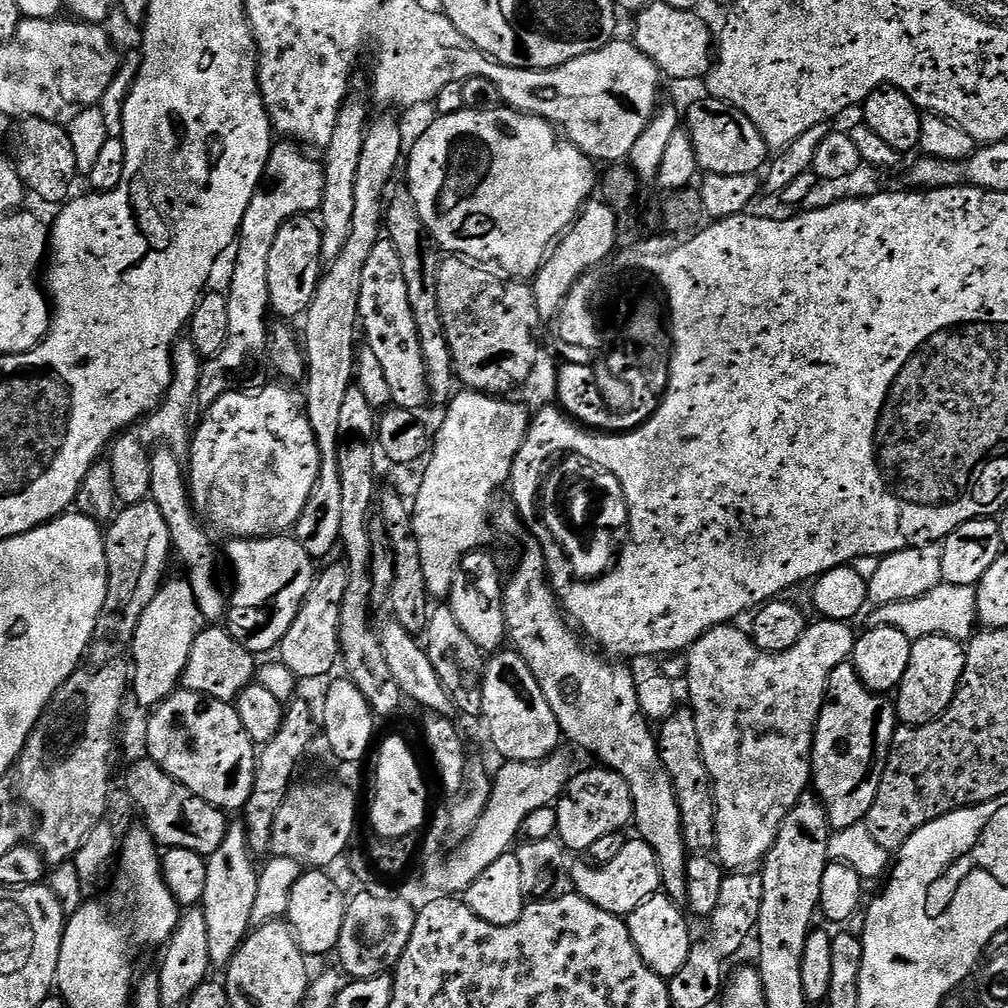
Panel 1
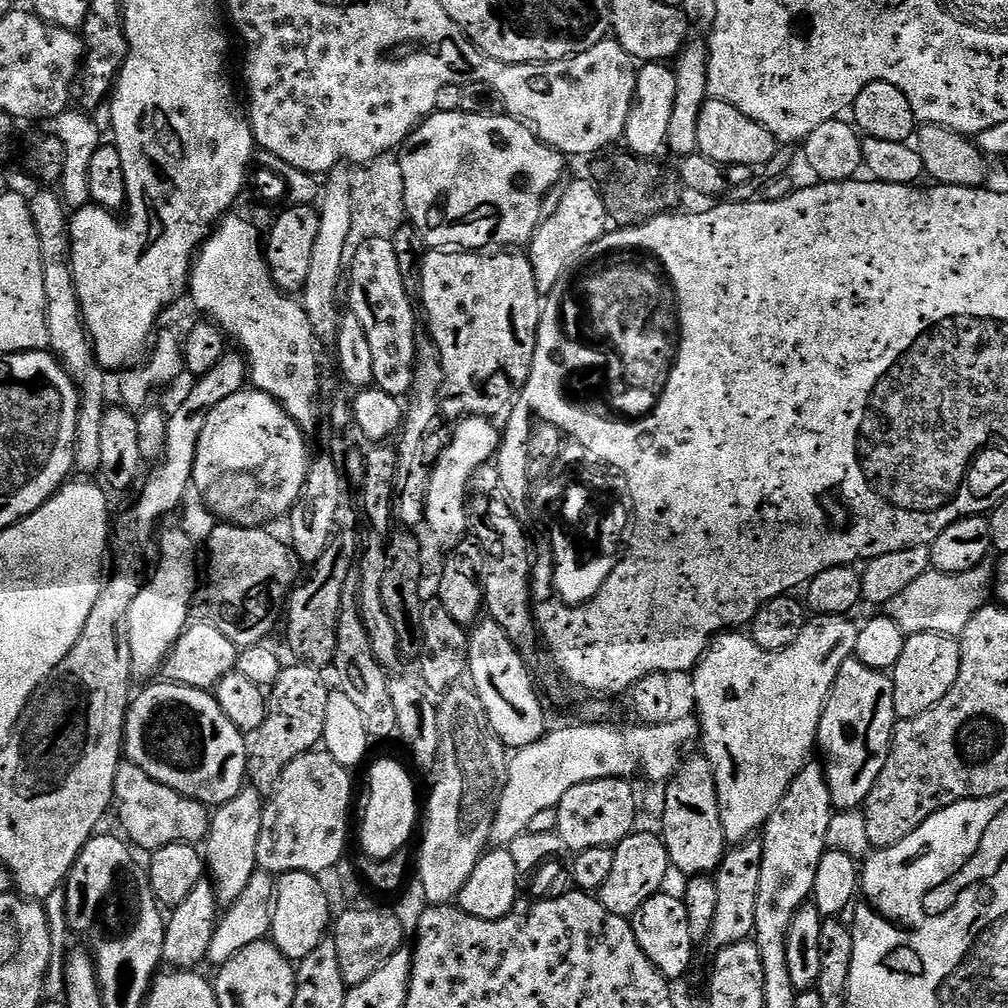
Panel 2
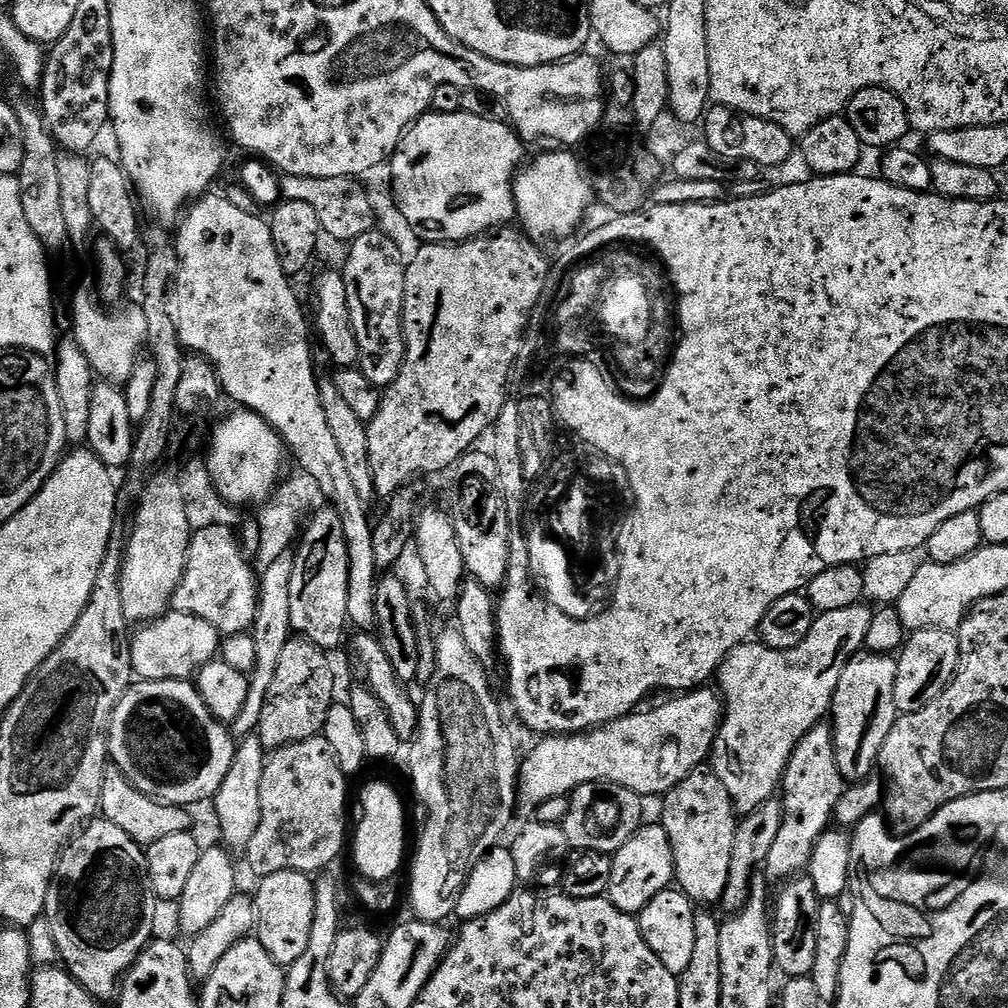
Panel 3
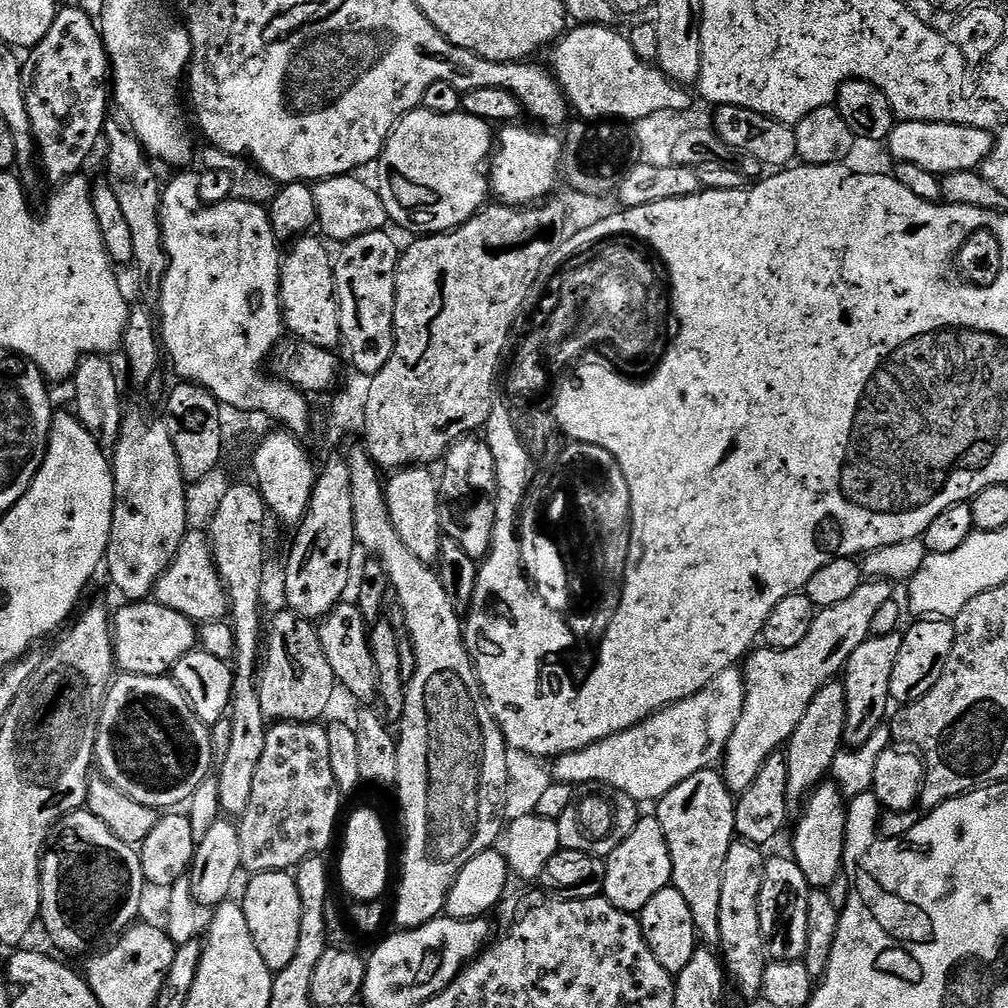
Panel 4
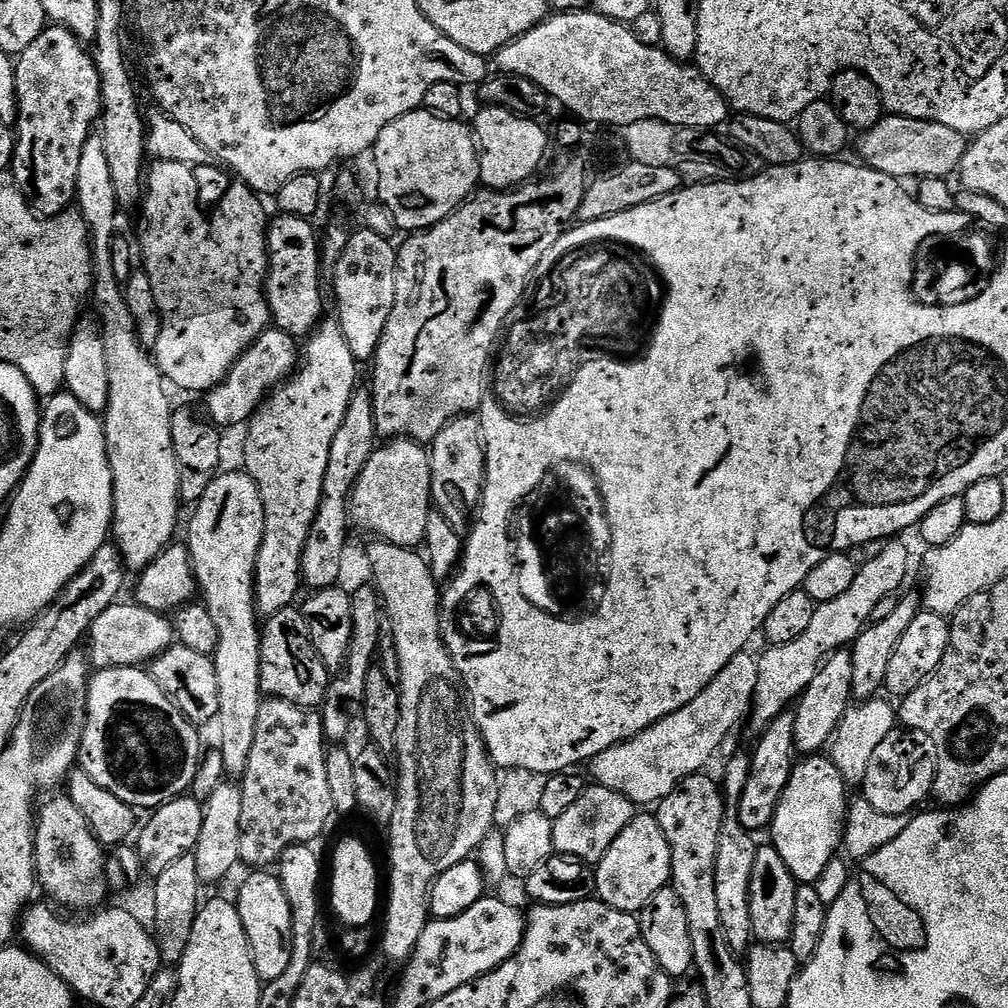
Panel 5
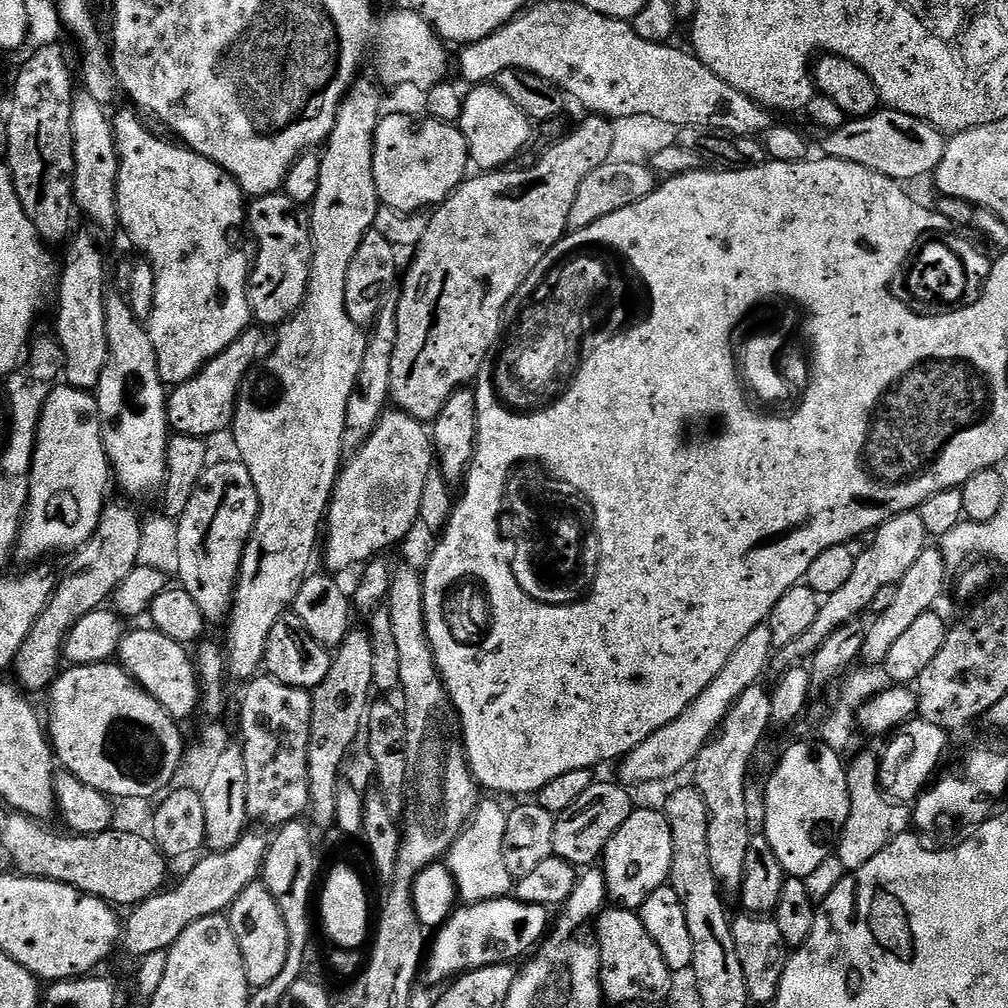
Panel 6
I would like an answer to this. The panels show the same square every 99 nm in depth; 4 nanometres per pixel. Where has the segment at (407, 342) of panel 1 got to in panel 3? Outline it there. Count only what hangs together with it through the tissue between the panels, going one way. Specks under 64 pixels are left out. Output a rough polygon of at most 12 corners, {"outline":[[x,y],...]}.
{"outline":[[379,230],[343,269],[360,373],[378,389],[404,361],[405,264]]}

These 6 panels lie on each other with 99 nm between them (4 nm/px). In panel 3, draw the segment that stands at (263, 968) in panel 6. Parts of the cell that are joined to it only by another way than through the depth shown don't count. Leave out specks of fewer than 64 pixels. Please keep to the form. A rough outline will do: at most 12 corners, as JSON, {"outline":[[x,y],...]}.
{"outline":[[307,872],[259,881],[255,939],[283,969],[314,926]]}

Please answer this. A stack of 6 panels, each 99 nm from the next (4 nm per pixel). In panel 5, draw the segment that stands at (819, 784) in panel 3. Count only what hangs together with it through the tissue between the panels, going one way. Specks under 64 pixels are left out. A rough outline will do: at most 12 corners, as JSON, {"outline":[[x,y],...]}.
{"outline":[[833,652],[794,711],[800,754],[820,754],[853,703],[854,662]]}

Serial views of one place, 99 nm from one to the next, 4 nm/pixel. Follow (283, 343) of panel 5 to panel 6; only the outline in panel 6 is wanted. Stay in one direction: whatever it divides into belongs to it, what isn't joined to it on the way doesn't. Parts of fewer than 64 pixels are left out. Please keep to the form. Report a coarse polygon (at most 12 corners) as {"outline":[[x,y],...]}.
{"outline":[[255,331],[168,396],[168,427],[205,438],[232,427],[257,363]]}

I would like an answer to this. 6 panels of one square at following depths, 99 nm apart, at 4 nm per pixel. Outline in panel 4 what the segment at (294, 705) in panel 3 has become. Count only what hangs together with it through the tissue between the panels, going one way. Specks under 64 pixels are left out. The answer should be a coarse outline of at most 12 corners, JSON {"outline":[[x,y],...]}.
{"outline":[[271,617],[265,721],[310,724],[338,692],[317,625]]}

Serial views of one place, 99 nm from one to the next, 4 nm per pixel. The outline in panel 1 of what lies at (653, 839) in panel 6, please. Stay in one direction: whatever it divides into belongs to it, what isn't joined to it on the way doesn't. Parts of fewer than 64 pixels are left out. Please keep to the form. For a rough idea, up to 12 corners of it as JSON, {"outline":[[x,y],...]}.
{"outline":[[629,839],[611,862],[583,863],[575,891],[627,918],[661,891],[658,858]]}

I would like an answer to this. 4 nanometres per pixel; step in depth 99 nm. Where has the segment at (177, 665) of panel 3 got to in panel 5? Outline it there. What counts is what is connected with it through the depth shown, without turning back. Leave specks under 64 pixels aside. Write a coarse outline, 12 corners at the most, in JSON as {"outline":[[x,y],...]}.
{"outline":[[111,604],[86,637],[93,669],[144,666],[174,643],[165,613]]}

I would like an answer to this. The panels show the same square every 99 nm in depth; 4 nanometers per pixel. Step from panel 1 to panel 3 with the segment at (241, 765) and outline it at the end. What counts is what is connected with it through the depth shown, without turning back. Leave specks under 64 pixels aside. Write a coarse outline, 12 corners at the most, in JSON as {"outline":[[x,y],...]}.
{"outline":[[140,680],[111,763],[166,804],[211,801],[237,741],[192,680]]}

